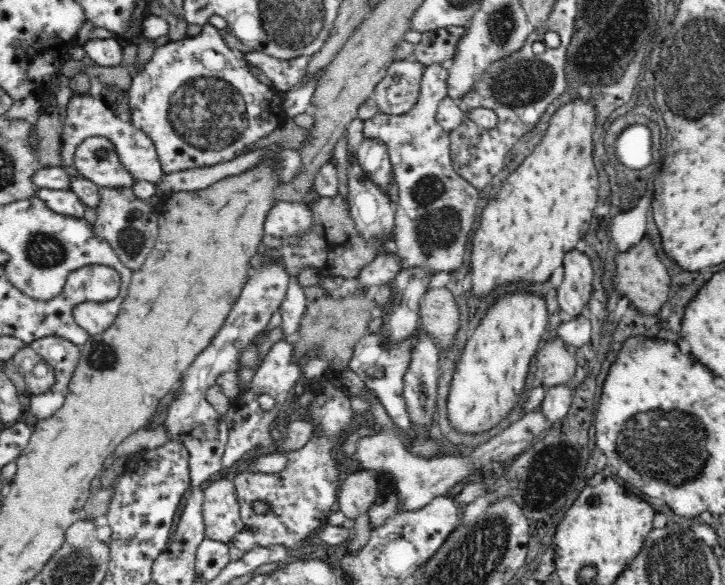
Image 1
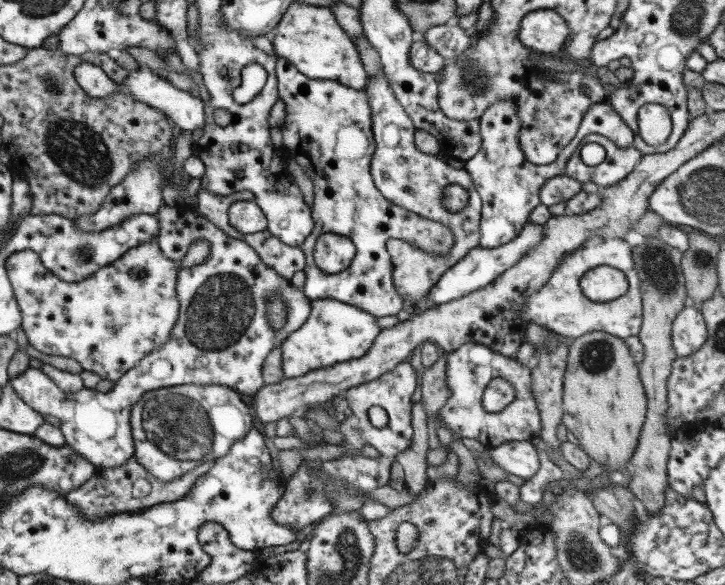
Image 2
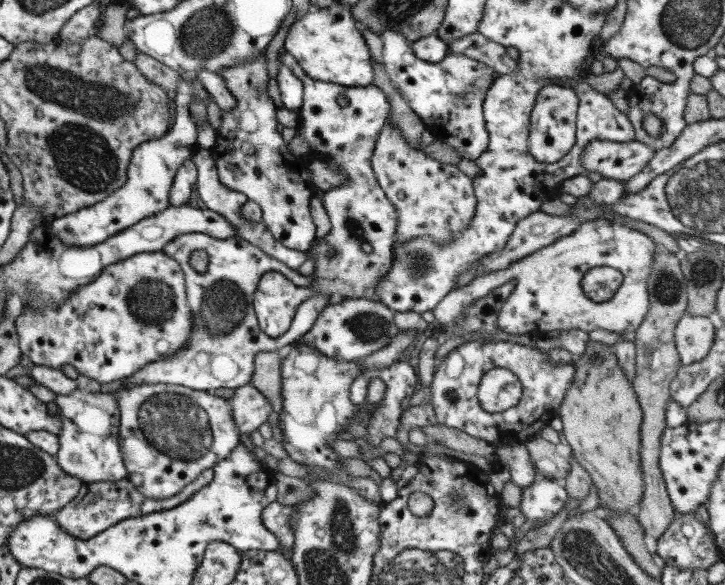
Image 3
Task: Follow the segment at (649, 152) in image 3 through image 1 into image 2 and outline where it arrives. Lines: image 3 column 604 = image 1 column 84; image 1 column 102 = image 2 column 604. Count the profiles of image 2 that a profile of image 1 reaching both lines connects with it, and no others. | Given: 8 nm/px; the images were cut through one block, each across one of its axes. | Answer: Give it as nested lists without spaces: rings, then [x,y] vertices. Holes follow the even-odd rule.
[[[589,134],[589,136],[585,136],[583,140],[581,140],[581,146],[577,146],[577,150],[573,150],[573,154],[569,156],[569,160],[565,162],[565,172],[563,172],[563,176],[569,176],[569,178],[573,178],[573,180],[577,180],[577,182],[593,182],[593,184],[597,184],[599,188],[607,188],[607,186],[613,186],[613,184],[617,184],[617,182],[621,182],[633,168],[635,168],[635,164],[641,160],[641,152],[637,152],[633,146],[629,146],[629,148],[617,148],[611,140],[607,140],[607,138],[603,138],[603,136],[599,136],[599,134]],[[587,142],[595,142],[595,144],[599,144],[599,146],[603,146],[605,148],[605,160],[601,162],[601,164],[597,164],[597,166],[585,166],[583,162],[581,162],[581,158],[579,158],[579,148],[581,146],[585,146]]]

